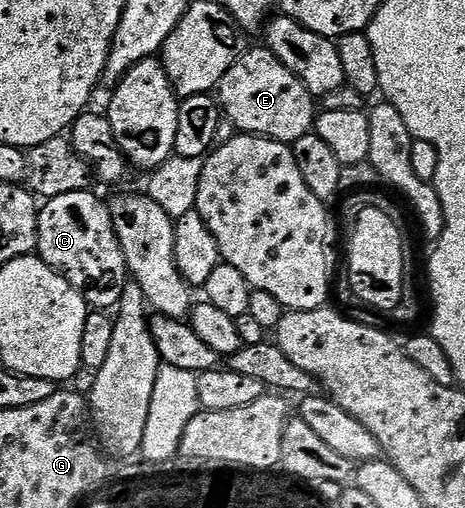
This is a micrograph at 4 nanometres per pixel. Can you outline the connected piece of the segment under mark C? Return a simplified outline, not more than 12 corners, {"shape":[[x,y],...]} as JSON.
{"shape":[[91,190],[39,208],[36,251],[89,308],[116,309],[130,272]]}

